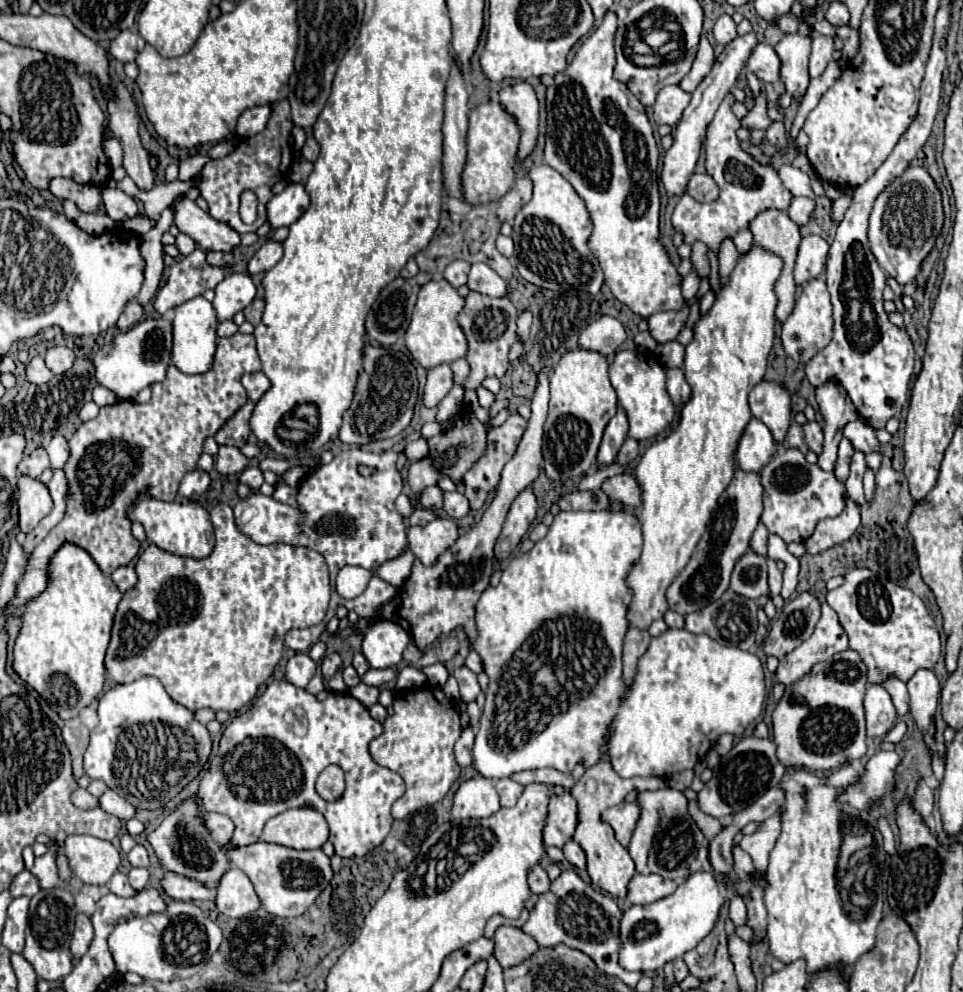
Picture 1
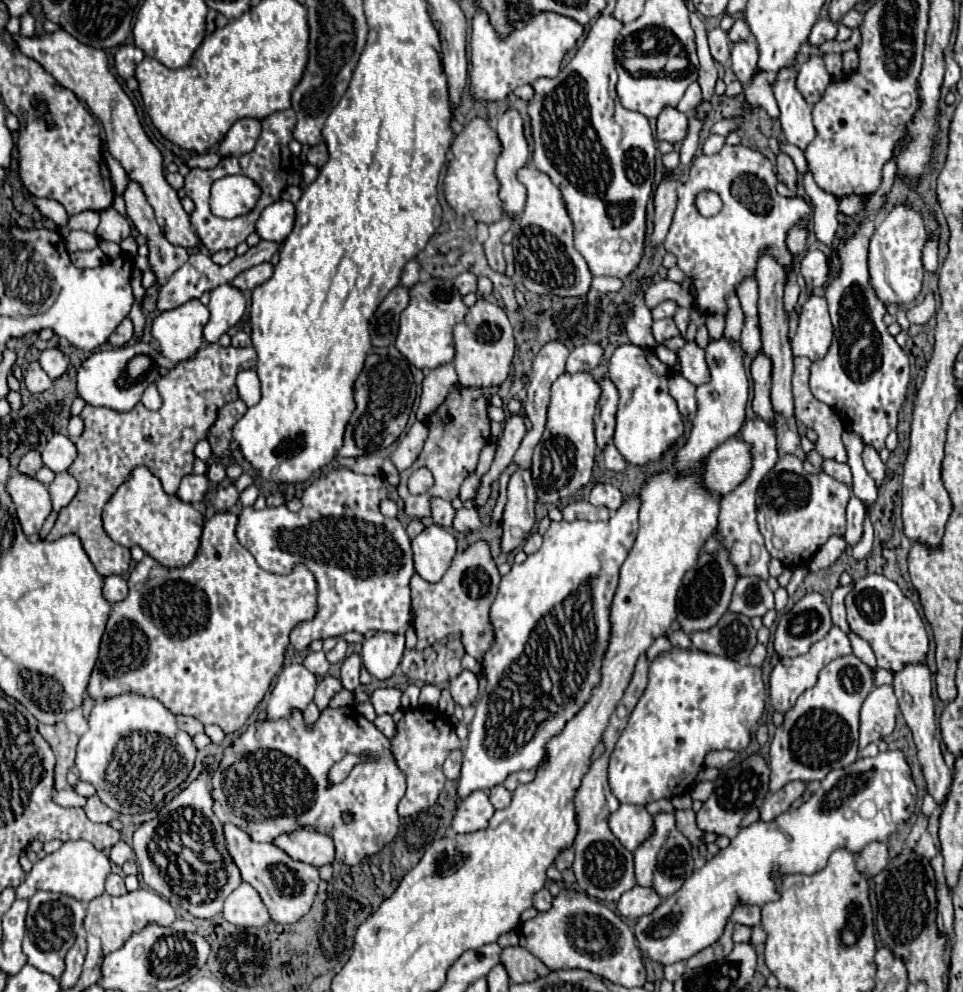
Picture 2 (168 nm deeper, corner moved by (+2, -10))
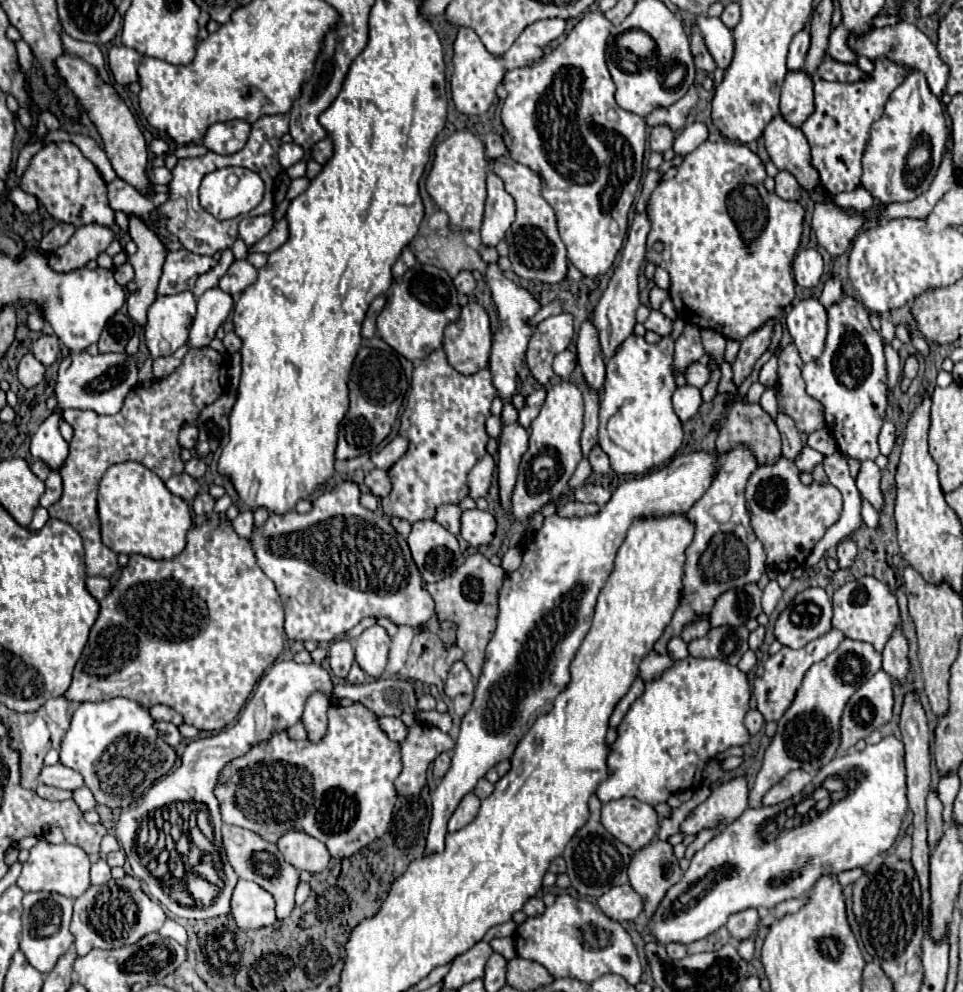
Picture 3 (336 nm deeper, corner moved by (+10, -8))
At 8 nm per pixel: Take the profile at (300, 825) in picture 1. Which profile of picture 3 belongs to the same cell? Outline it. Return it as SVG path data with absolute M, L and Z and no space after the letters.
M288 832L276 844L286 862L296 866L298 870L308 870L312 874L318 874L328 866L330 860L328 848L320 840L304 832Z

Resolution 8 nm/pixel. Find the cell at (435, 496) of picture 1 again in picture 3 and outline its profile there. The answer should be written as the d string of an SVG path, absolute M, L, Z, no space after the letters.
M444 504L436 510L436 522L442 524L444 528L448 528L448 532L458 534L460 532L460 514L462 510L456 504Z

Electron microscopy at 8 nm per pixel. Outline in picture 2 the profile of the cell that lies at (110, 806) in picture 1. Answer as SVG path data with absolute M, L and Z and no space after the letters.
M98 796L88 798L88 802L84 806L84 812L92 822L110 822L110 820L118 818L118 814L112 808L108 808Z

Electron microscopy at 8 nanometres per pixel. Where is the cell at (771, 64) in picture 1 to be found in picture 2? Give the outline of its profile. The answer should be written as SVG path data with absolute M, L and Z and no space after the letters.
M748 38L740 42L732 42L730 52L732 52L732 70L736 78L742 82L742 86L746 86L748 78L756 74L756 58L758 58L756 40Z

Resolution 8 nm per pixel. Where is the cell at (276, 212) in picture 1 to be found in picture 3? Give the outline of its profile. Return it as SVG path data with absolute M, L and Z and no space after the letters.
M274 210L264 216L244 218L240 222L240 238L246 242L246 246L252 246L272 230L272 224L274 224Z

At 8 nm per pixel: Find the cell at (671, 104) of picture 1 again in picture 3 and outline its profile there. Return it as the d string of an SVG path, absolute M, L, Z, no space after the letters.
M654 126L650 132L650 148L656 152L664 152L672 148L676 134L668 126Z

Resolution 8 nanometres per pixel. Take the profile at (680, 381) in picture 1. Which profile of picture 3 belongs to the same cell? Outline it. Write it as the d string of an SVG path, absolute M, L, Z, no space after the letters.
M688 384L678 386L672 394L672 404L674 404L674 412L678 414L678 418L682 422L686 422L698 412L698 408L702 404L700 390L694 386L688 386Z

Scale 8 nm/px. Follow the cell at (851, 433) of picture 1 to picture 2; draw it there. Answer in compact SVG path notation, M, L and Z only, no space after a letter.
M866 446L864 452L862 452L862 458L864 458L864 466L866 466L868 474L874 478L876 486L880 486L882 480L884 480L884 476L886 476L886 466L884 466L884 462L880 460L878 452L872 450L870 446Z

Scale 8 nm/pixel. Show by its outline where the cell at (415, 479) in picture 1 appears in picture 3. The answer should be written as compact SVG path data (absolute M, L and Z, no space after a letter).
M442 348L416 364L412 376L412 392L400 418L402 422L400 436L410 440L410 448L408 454L402 456L388 470L392 480L392 492L386 498L382 498L384 514L398 516L414 524L418 520L432 520L440 504L458 504L462 498L468 496L466 474L486 452L488 434L484 422L490 416L490 406L494 396L496 396L496 388L492 388L492 372L480 370L472 376L462 376L448 364Z

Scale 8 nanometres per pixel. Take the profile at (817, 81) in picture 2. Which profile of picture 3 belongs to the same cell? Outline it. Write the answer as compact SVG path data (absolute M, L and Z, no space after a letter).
M792 70L786 74L782 84L780 112L782 116L794 124L802 126L802 122L814 112L814 88L812 78L804 70Z

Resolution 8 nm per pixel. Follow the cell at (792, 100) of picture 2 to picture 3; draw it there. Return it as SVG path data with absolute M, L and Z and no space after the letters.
M778 114L766 126L764 142L770 160L780 170L792 172L804 190L820 190L818 172L810 166L810 146L800 128L788 124Z

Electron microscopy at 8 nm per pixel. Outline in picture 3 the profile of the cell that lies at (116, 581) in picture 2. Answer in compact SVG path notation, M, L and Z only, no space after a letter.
M92 576L92 578L86 580L86 588L100 602L110 592L112 586L110 586L110 580L108 578L104 578L104 576Z

